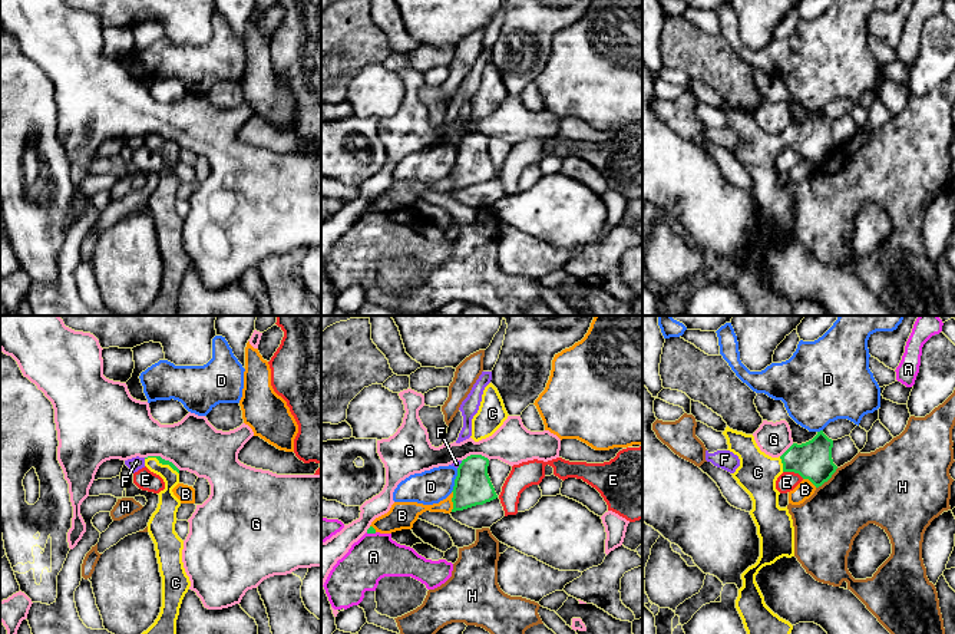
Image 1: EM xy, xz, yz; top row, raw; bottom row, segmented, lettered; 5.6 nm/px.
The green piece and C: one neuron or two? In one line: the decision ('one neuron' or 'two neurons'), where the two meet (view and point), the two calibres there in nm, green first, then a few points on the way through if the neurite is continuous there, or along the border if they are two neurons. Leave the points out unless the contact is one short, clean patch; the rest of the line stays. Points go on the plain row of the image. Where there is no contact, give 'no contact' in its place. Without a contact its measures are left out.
one neuron; contact xy (162, 142); calibres 30 and 120 nm; way xy (161, 139), (162, 142), (168, 151), (168, 184)

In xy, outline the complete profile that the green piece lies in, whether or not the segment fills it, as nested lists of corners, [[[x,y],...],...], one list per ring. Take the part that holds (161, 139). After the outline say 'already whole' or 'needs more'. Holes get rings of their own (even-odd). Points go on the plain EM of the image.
[[[148,135],[145,145],[165,161],[165,168],[158,172],[158,186],[148,201],[162,255],[162,285],[155,301],[138,316],[176,316],[179,287],[191,265],[182,241],[184,219],[175,211],[181,179],[172,168],[179,162],[179,148],[161,135]]]; needs more

